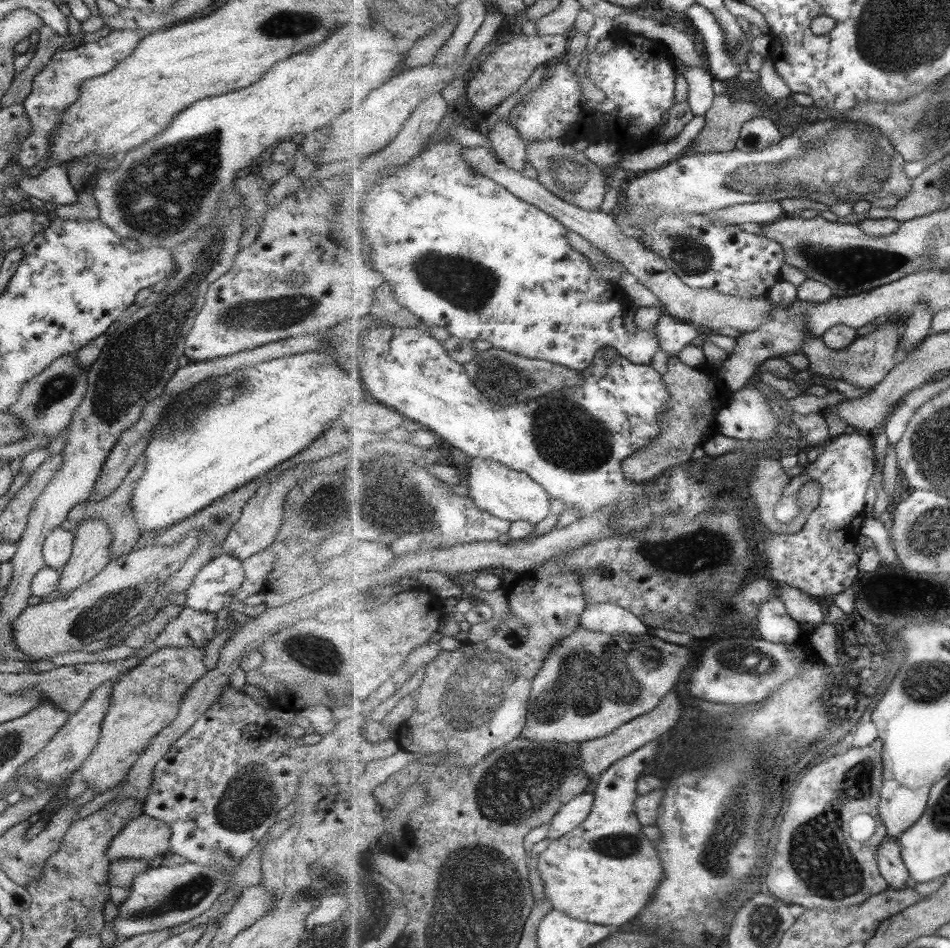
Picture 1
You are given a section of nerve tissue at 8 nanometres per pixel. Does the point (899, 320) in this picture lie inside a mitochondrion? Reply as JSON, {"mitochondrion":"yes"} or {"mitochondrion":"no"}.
{"mitochondrion":"no"}

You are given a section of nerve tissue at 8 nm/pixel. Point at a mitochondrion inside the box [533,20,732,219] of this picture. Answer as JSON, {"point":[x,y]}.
{"point":[567,174]}

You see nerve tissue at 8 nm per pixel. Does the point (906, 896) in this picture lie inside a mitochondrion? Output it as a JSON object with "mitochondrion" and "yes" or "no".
{"mitochondrion":"no"}

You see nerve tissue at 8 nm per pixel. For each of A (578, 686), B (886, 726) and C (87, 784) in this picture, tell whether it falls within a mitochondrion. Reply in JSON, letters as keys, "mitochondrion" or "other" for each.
{"A":"mitochondrion","B":"other","C":"other"}

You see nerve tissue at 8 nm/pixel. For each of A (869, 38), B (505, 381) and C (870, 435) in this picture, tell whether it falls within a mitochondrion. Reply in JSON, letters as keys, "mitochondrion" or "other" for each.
{"A":"mitochondrion","B":"mitochondrion","C":"other"}

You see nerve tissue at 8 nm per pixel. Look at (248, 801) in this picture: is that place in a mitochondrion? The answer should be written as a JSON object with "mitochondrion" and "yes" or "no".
{"mitochondrion":"yes"}

